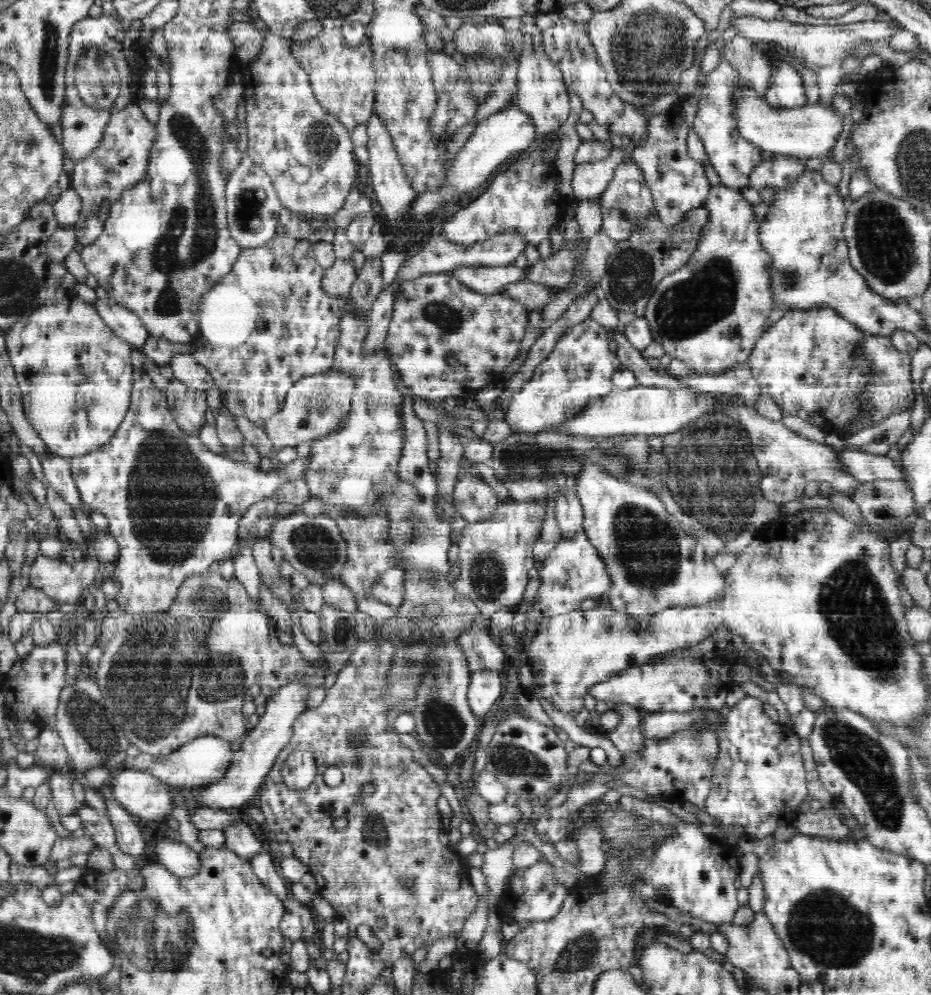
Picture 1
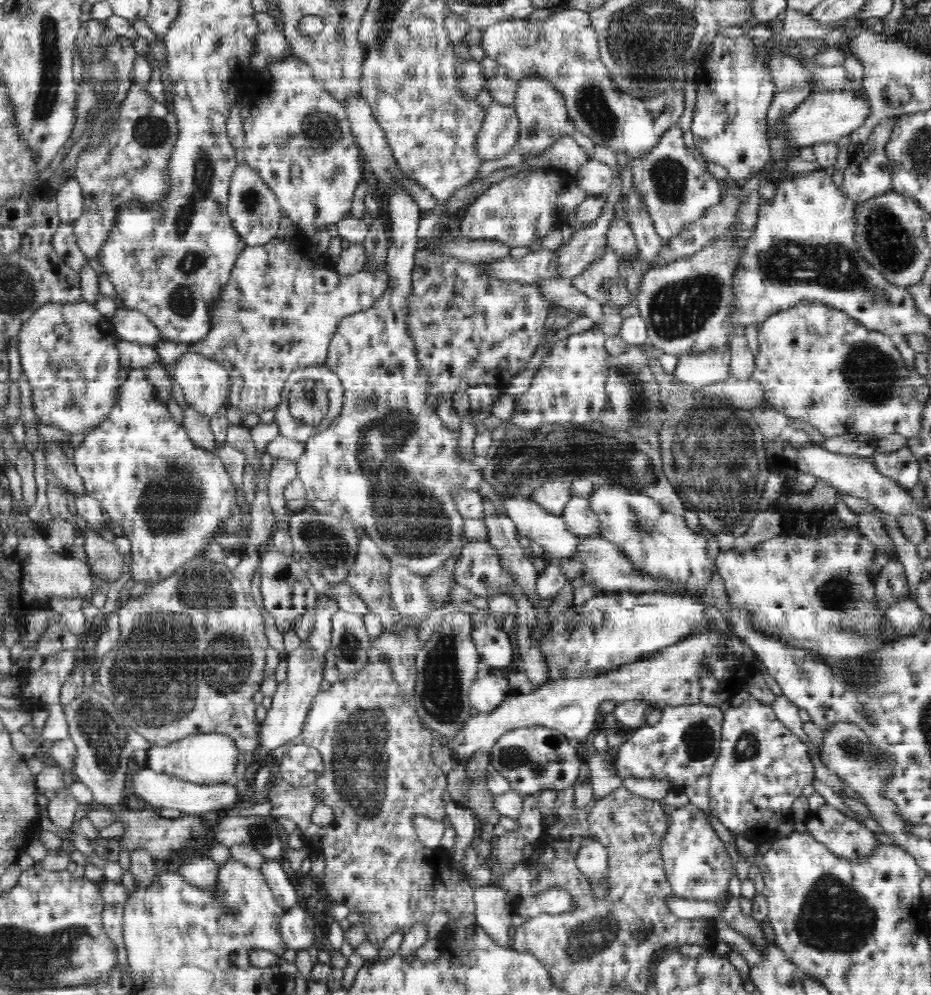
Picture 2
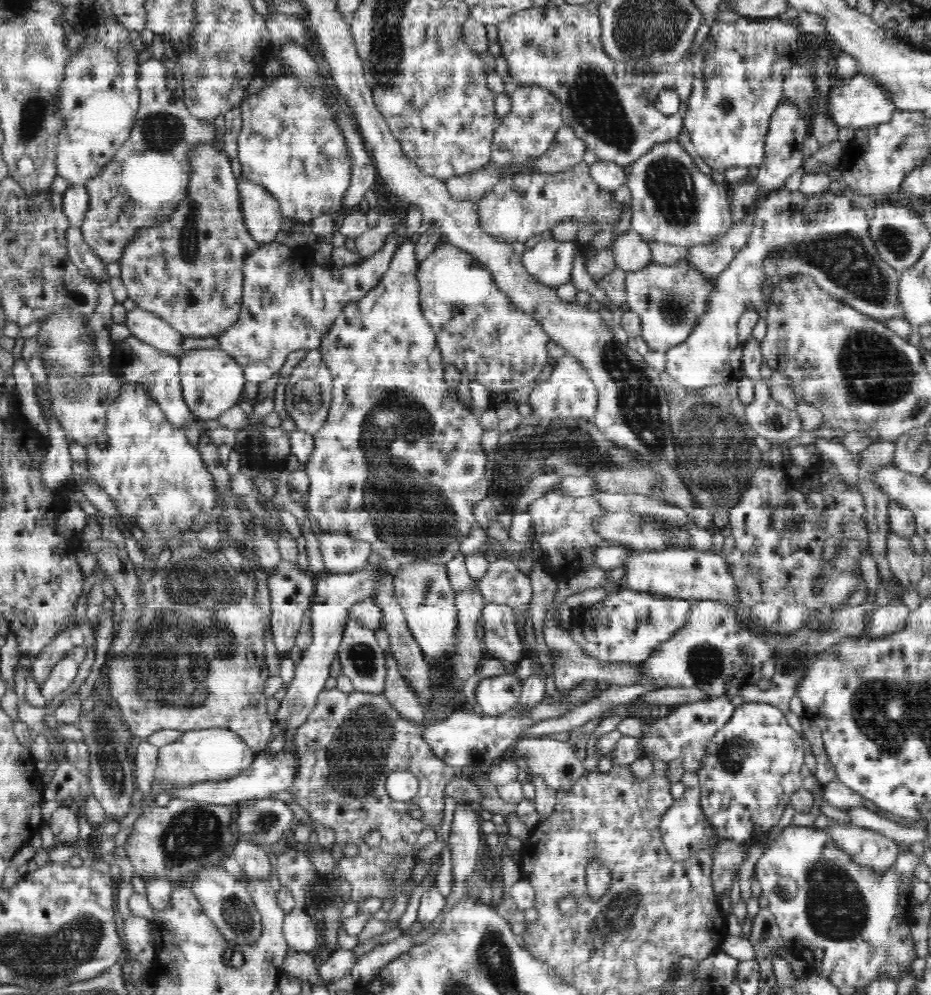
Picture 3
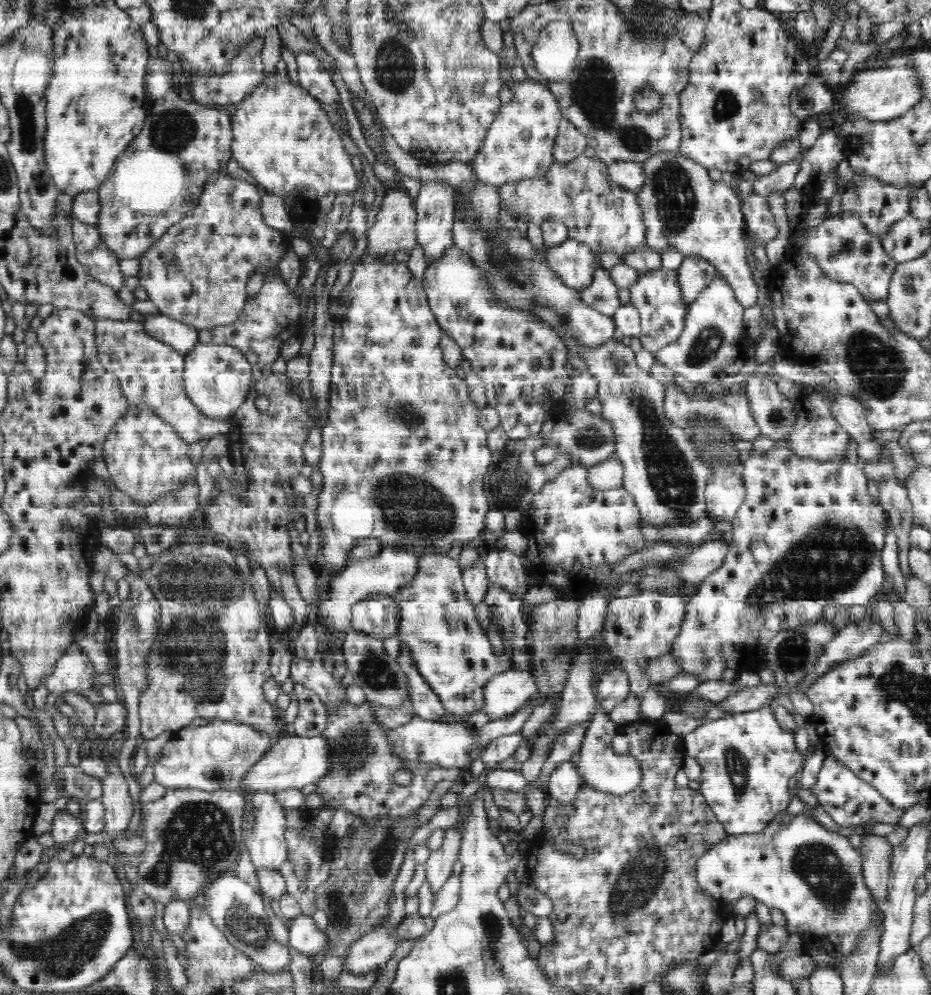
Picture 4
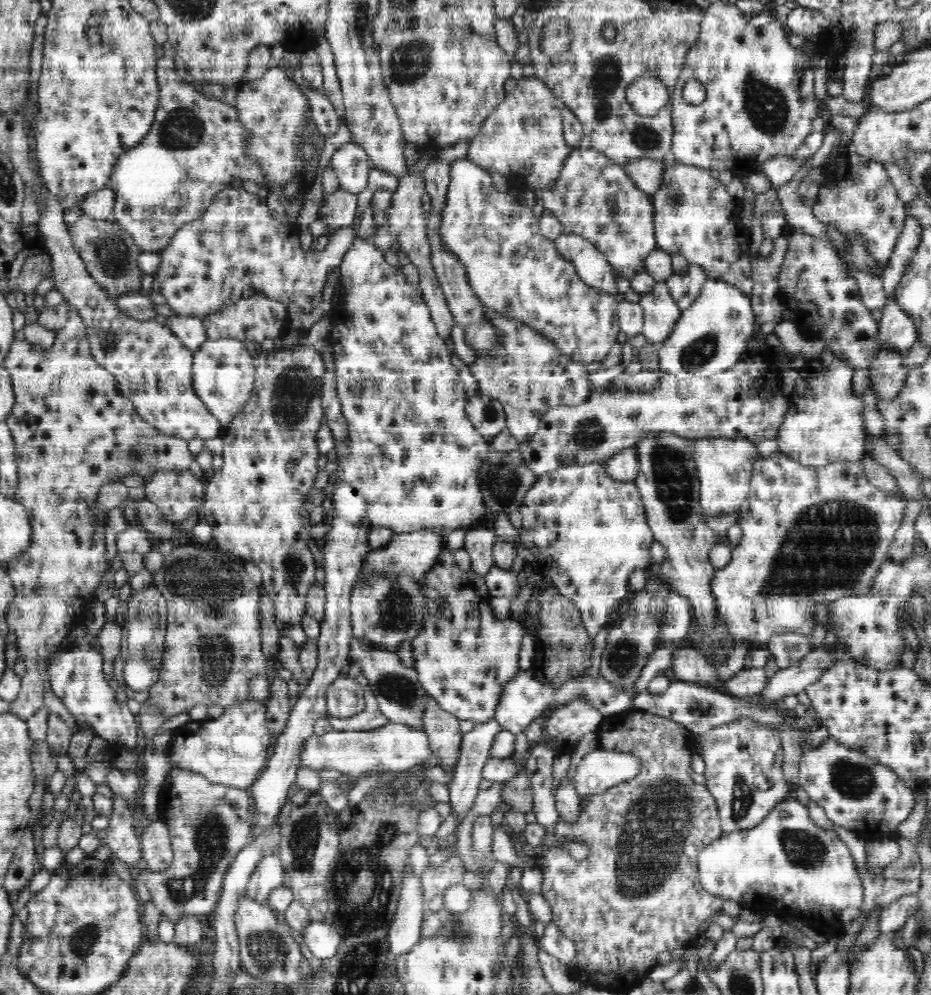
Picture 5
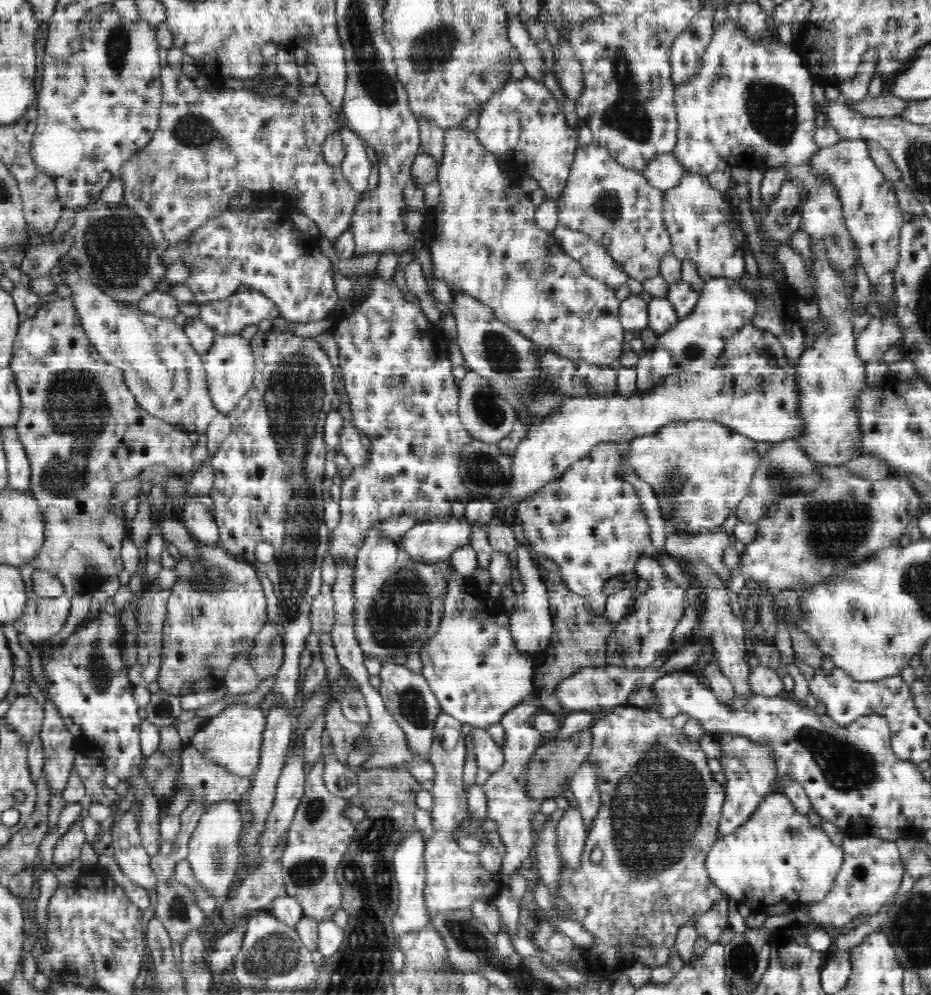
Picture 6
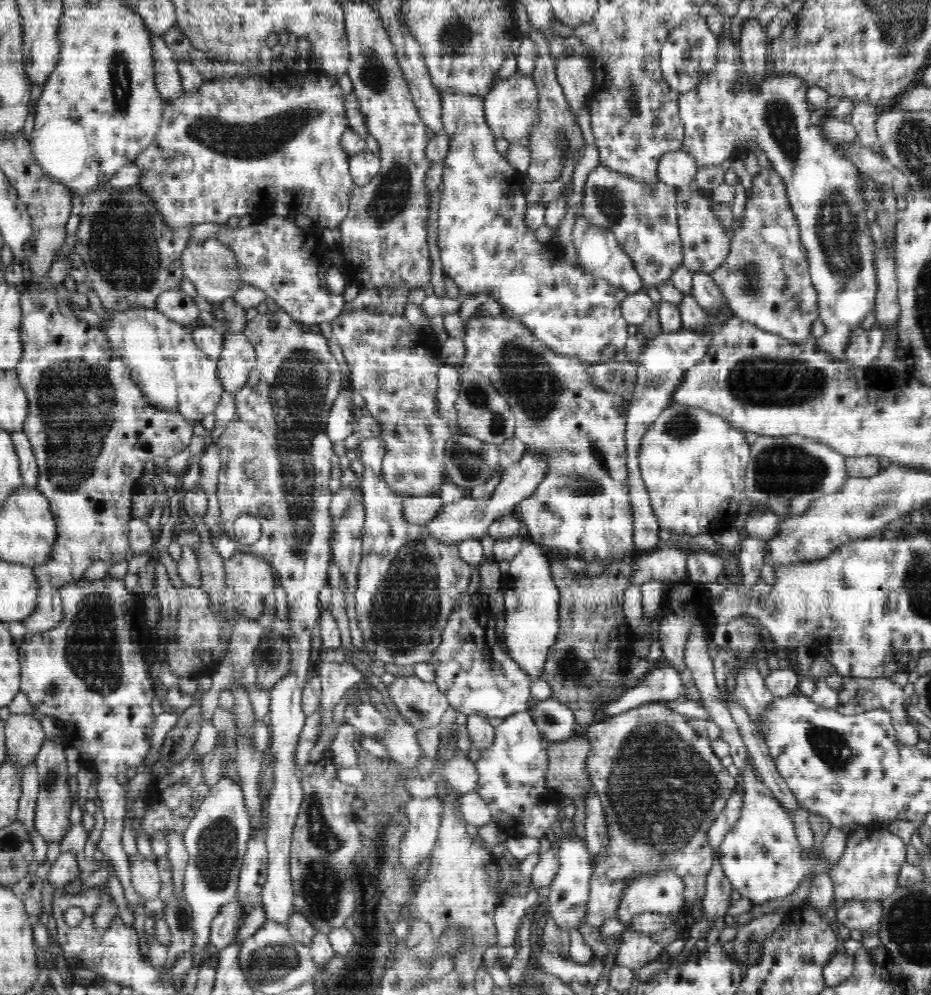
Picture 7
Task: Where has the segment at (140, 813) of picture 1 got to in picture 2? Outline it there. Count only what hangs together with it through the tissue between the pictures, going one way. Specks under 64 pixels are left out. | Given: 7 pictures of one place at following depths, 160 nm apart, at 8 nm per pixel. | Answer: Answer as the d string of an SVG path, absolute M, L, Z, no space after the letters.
M147 766L135 772L132 778L132 792L136 798L144 800L153 808L175 808L182 814L214 815L218 809L232 808L238 798L238 791L233 781L216 784L196 784L180 780L170 774L158 774Z

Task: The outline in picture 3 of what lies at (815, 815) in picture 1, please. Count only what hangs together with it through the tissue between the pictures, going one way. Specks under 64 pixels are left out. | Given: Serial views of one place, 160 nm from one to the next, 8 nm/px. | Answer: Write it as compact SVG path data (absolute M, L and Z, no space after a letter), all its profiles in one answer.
M831 821L826 832L836 847L844 850L858 865L868 866L875 872L886 872L900 856L899 844L884 834L859 828L851 822Z

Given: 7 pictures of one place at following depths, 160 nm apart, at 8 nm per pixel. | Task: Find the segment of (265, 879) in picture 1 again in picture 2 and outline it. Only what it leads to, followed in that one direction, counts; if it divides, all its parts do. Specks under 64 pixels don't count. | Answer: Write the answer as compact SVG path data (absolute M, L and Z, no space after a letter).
M279 859L268 860L260 866L259 870L266 879L266 885L270 887L273 898L285 910L294 908L298 904L300 896L296 891L296 886L290 882L288 874L284 872L284 866L280 864Z

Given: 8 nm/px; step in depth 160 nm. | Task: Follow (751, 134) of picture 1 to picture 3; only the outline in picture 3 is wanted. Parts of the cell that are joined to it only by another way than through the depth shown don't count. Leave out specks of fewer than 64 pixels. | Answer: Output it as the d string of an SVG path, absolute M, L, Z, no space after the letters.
M860 73L843 80L835 77L823 110L835 126L852 129L861 129L888 122L892 113L896 111L894 103L889 99L889 94L883 90L883 86L878 86L873 78L868 78Z

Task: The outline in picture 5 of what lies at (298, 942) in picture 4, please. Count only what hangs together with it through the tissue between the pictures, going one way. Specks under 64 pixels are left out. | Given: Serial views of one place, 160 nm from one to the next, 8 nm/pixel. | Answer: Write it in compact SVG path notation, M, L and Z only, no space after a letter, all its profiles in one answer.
M323 921L310 922L300 934L308 950L319 959L333 957L341 943L340 935L336 929Z

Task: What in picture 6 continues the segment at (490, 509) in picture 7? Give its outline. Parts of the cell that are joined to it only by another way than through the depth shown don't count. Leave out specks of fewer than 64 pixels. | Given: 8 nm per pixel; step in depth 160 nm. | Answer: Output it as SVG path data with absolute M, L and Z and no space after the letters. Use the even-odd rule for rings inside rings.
M752 324L742 326L736 330L728 340L721 360L715 368L705 370L704 373L694 373L684 370L682 373L667 378L662 386L656 386L648 394L632 394L625 398L620 394L602 396L602 398L566 398L558 405L556 414L542 418L536 426L526 431L526 436L519 442L512 457L512 484L496 502L492 520L498 522L497 512L506 510L509 505L517 505L518 502L530 498L536 494L548 482L560 479L562 474L580 458L588 456L592 449L600 442L613 442L620 446L624 440L632 440L636 437L646 437L669 426L672 422L688 423L690 421L718 422L732 431L744 434L756 442L780 442L794 438L802 434L802 419L798 415L800 395L796 389L796 363L789 363L786 359L779 339L771 332L760 329ZM455 516L416 523L398 541L398 546L416 562L436 564L450 560L451 554L469 544L471 524Z

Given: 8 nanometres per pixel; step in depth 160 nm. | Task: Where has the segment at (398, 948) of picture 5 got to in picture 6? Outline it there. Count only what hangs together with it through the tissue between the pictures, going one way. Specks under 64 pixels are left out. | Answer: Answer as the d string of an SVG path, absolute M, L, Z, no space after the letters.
M417 827L417 830L415 832L411 831L411 836L398 846L397 852L393 857L395 878L397 879L400 896L399 906L392 920L392 928L397 938L404 936L404 934L420 932L431 920L424 899L424 890L427 882L426 864L424 863L425 848L424 832Z

